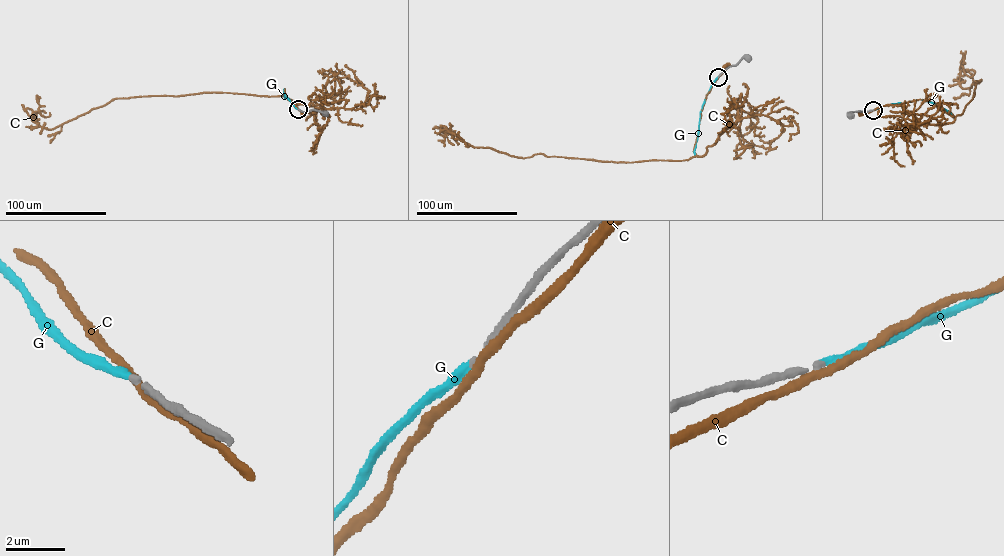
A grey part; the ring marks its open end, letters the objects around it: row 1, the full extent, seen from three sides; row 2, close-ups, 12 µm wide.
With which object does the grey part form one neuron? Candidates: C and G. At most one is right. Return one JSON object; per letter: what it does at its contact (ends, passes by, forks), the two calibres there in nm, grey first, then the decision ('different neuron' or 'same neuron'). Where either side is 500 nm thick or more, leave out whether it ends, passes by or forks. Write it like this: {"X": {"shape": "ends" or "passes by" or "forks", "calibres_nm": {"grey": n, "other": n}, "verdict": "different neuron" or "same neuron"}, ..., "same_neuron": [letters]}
{"C": {"shape": "passes by", "calibres_nm": {"grey": 280, "other": 280}, "verdict": "different neuron"}, "G": {"shape": "ends", "calibres_nm": {"grey": 170, "other": 280}, "verdict": "same neuron"}, "same_neuron": ["G"]}

